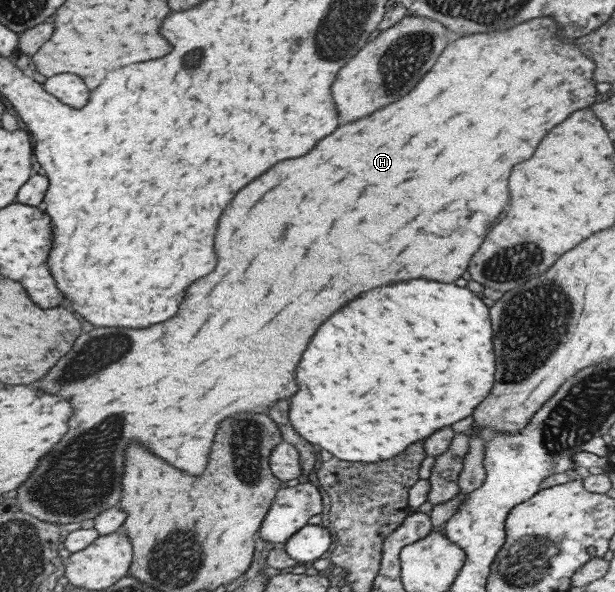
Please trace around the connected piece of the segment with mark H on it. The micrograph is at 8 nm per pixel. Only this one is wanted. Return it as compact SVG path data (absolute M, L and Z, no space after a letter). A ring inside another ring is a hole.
M543 16L537 20L527 20L525 24L517 24L505 30L503 34L481 32L481 34L461 36L453 40L443 49L441 56L437 56L433 68L405 96L401 96L401 100L395 100L389 106L379 108L379 112L373 112L361 120L355 120L353 124L337 126L329 136L325 136L319 142L319 146L315 144L305 156L273 164L269 172L263 172L261 176L257 176L257 180L241 188L237 196L233 196L233 202L225 208L225 212L221 212L221 218L217 224L215 270L209 276L195 280L193 286L185 290L183 302L179 304L179 310L173 318L165 320L161 326L153 324L149 328L95 328L91 332L85 332L77 338L77 344L73 344L73 352L69 352L69 356L63 356L63 360L55 364L53 372L37 384L37 388L49 394L61 396L63 400L69 400L69 404L73 404L73 420L69 420L69 436L65 436L65 440L61 440L61 444L57 444L57 448L53 448L53 452L47 454L47 458L43 458L41 466L33 472L29 482L25 482L23 488L19 490L19 496L16 499L19 501L21 510L45 522L61 525L81 522L85 518L93 519L106 508L118 507L125 440L137 440L167 464L191 476L199 476L205 468L209 446L219 420L237 412L265 412L275 400L287 398L297 390L293 368L297 366L299 362L297 358L305 350L307 340L313 336L317 326L327 318L327 312L333 314L345 302L353 300L361 292L371 290L375 286L387 286L391 282L401 282L411 278L429 278L435 282L453 282L455 278L459 278L465 272L471 254L483 242L487 234L485 230L489 230L495 224L495 218L505 210L509 202L507 176L511 166L519 164L521 160L527 160L533 154L539 140L545 136L545 132L557 126L561 120L565 120L569 112L588 108L599 99L592 79L594 62L583 56L581 52L577 52L577 48L569 40L557 38L559 28L555 26L557 24L553 24L553 20ZM273 192L277 194L273 202L281 202L281 204L271 204Z

